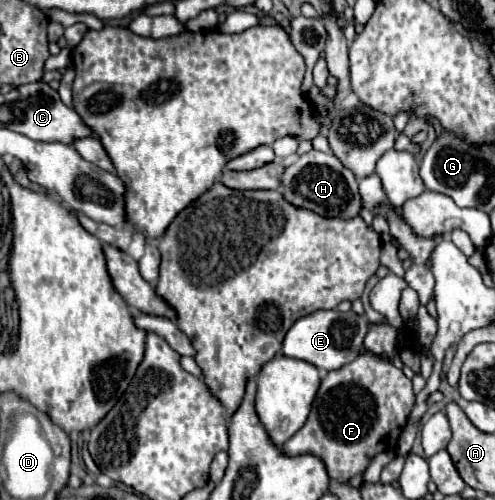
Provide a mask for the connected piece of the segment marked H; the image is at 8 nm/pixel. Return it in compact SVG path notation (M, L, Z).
M316 149L300 155L300 159L284 171L282 193L292 205L312 209L314 213L328 217L356 217L362 209L358 181L352 171L346 169L338 157Z

